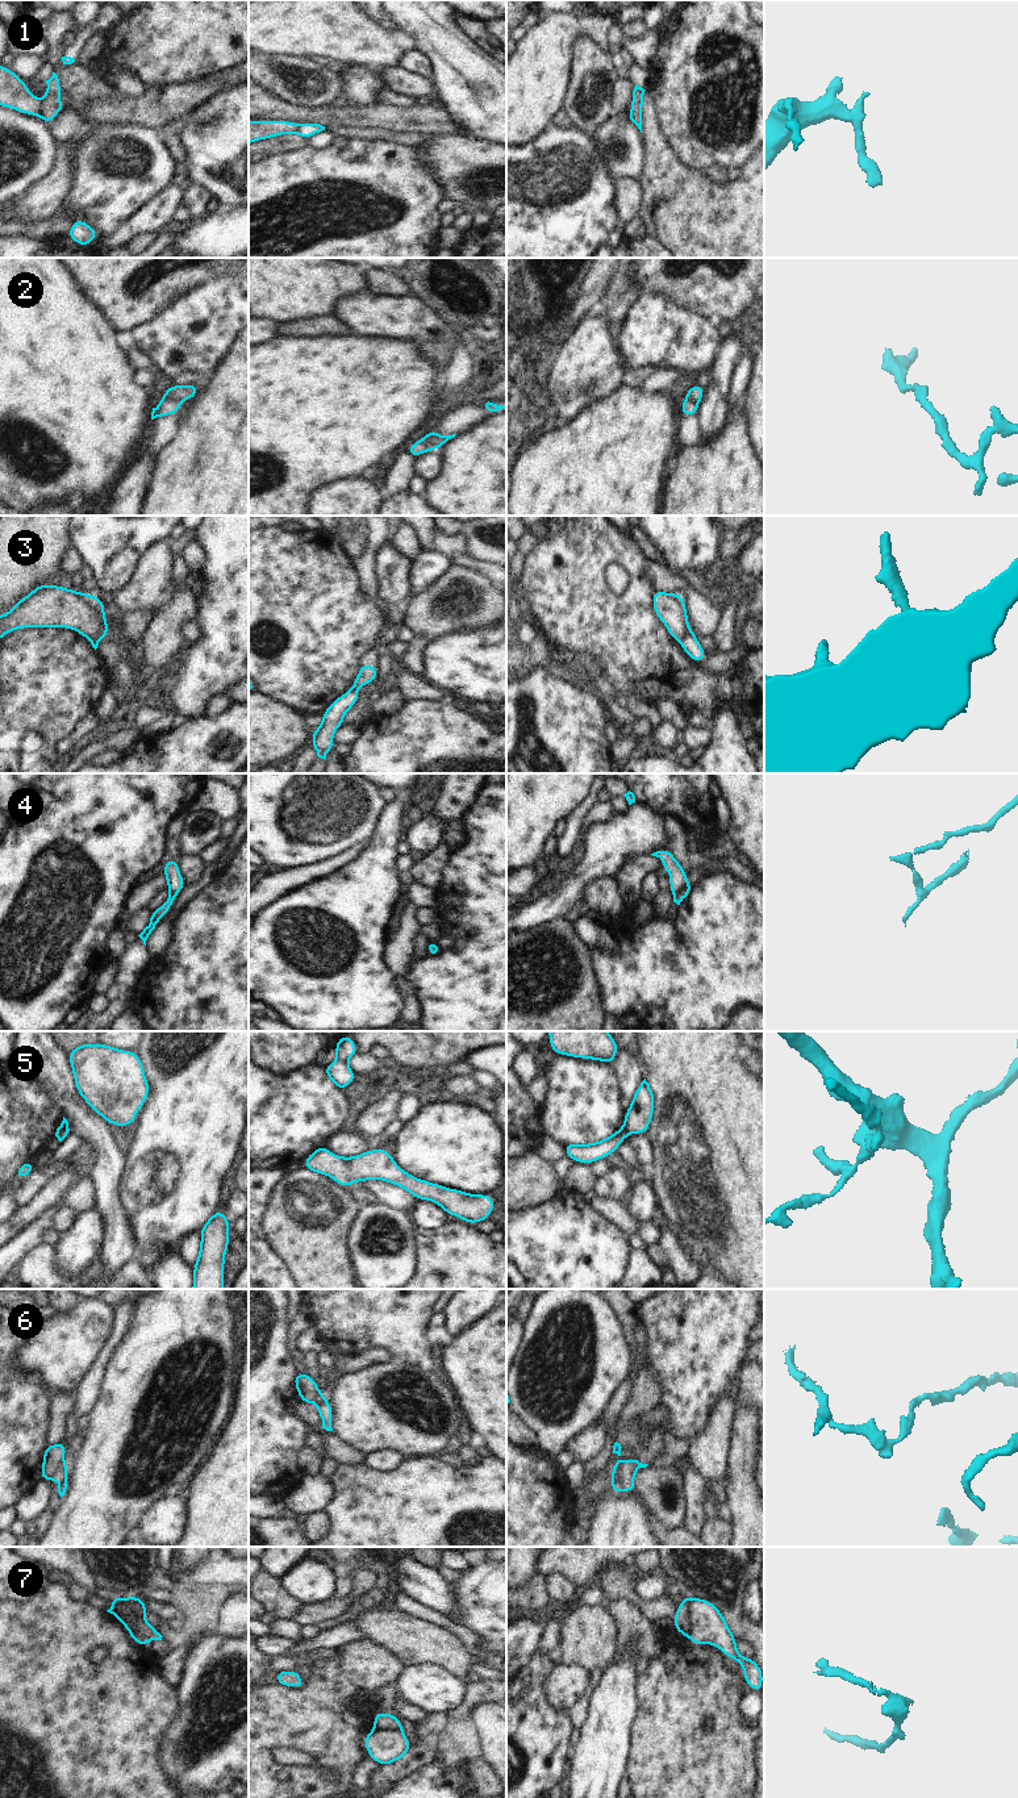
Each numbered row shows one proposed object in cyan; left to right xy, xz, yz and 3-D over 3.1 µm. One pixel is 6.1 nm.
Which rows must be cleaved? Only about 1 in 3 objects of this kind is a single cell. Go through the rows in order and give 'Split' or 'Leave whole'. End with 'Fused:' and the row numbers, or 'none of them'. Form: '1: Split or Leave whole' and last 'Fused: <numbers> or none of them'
1: Split
2: Split
3: Split
4: Split
5: Split
6: Split
7: Split
Fused: 1, 2, 3, 4, 5, 6, 7.

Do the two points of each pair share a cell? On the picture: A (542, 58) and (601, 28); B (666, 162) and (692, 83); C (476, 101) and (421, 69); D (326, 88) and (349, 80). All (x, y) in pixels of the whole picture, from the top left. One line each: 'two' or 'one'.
A: one
B: two
C: two
D: two

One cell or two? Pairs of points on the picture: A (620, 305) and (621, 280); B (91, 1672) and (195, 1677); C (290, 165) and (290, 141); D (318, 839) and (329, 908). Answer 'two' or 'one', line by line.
A: one
B: two
C: two
D: two

